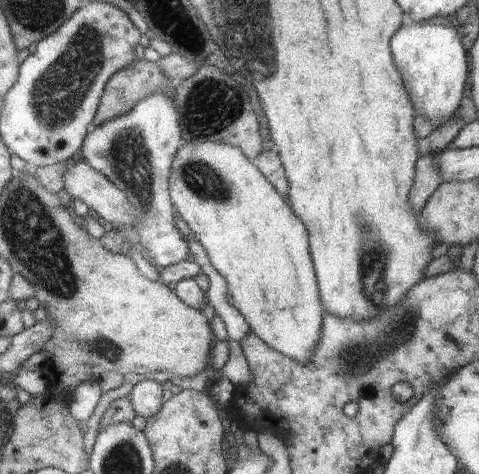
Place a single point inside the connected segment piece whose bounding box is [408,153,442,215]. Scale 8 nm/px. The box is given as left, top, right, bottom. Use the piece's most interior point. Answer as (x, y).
(427, 178)

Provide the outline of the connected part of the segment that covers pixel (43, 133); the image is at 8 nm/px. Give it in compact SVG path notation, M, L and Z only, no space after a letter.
M92 1L79 8L52 35L39 40L36 51L22 62L22 76L18 76L18 84L6 92L6 112L2 112L2 140L10 144L10 152L31 168L76 159L97 116L106 84L118 71L132 64L140 36L141 29L130 20L126 11L108 3Z

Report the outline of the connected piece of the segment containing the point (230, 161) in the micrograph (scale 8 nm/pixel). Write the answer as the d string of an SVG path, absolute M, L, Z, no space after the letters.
M186 142L178 149L169 174L169 195L177 214L205 248L210 264L228 283L231 305L240 311L251 331L280 354L298 363L309 363L321 337L324 308L311 259L309 233L293 209L288 208L286 198L240 148L218 142Z

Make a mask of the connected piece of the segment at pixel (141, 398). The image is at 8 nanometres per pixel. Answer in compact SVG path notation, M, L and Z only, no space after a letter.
M142 380L135 384L128 399L134 412L142 418L151 419L163 405L162 386L153 380Z

